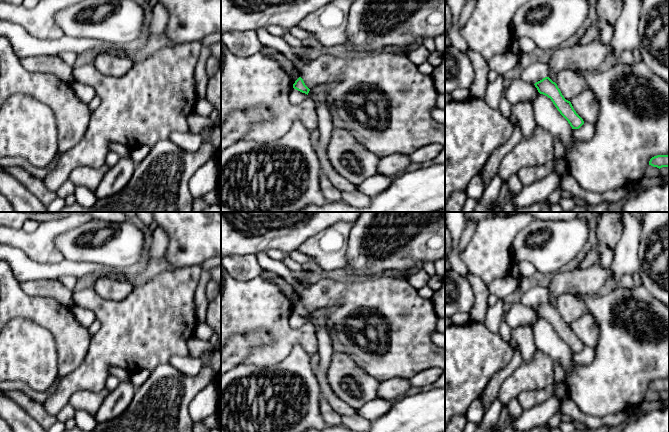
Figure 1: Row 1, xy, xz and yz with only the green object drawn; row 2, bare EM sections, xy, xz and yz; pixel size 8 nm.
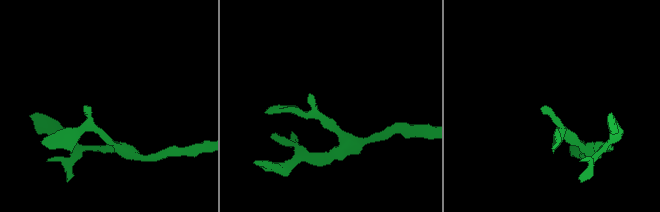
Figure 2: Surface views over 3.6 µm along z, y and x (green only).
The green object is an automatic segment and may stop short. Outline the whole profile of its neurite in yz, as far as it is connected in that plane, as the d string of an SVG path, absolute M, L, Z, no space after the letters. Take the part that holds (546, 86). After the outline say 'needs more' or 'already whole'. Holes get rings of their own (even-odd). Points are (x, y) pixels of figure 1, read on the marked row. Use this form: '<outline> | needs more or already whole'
M549 77L536 82L535 87L540 94L551 99L560 114L568 121L572 129L579 129L583 124L583 119L576 113L570 101L562 95L557 84Z | already whole

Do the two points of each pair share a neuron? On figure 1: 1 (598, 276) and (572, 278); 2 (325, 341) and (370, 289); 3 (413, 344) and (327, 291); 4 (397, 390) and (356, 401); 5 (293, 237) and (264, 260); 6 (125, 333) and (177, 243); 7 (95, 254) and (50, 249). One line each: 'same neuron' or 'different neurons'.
1: same neuron
2: different neurons
3: same neuron
4: different neurons
5: different neurons
6: different neurons
7: different neurons

